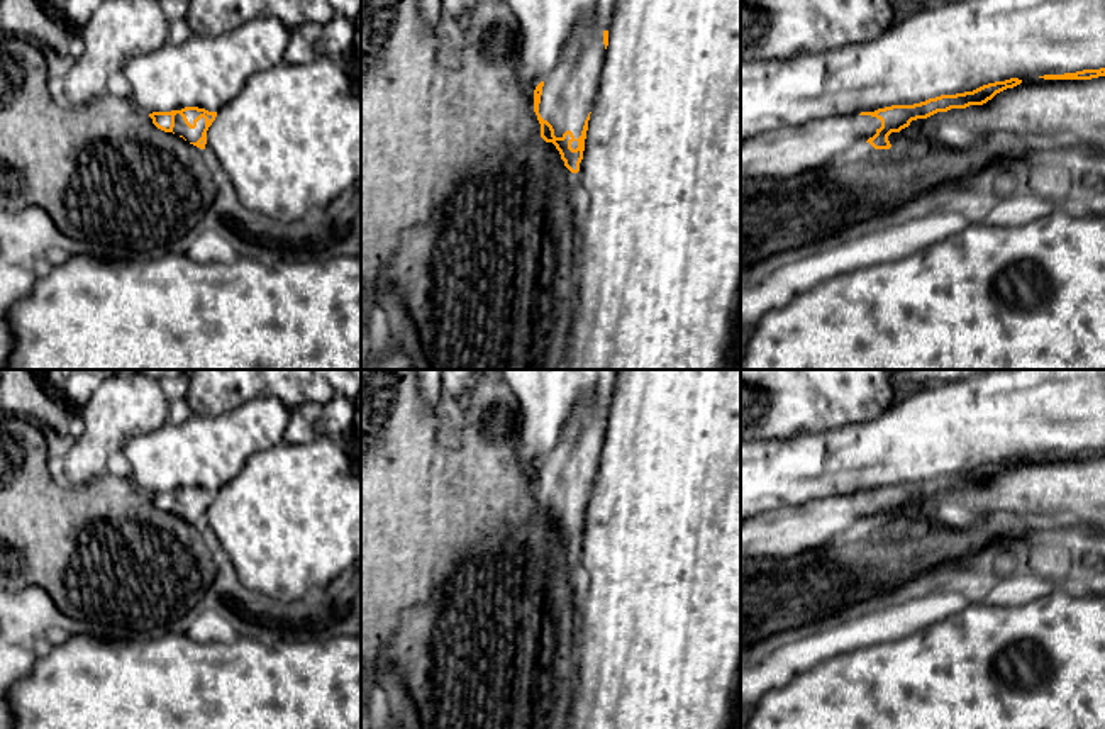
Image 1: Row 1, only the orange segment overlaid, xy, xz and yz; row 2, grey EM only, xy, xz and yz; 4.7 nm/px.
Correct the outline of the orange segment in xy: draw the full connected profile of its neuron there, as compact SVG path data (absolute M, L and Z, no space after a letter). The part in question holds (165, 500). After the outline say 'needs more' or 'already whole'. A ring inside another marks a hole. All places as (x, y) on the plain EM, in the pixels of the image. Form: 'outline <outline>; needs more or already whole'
outline M185 487L171 492L153 492L149 497L158 509L173 512L190 524L205 529L207 510L215 500L217 492L208 492L198 487Z; needs more

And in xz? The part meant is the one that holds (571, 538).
outline M593 400L576 407L556 448L534 470L541 517L552 522L571 553L580 551L591 487L608 426Z; needs more

